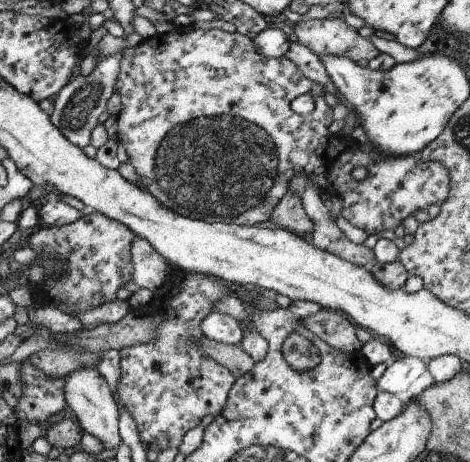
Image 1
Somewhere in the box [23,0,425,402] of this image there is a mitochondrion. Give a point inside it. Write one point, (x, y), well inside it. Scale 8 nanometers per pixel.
(220, 166)

